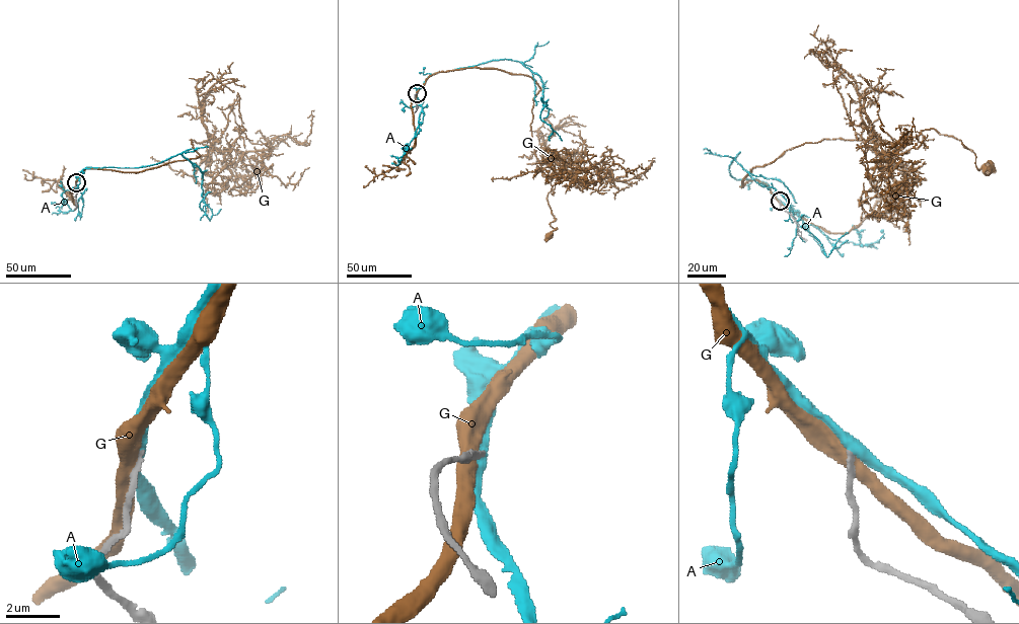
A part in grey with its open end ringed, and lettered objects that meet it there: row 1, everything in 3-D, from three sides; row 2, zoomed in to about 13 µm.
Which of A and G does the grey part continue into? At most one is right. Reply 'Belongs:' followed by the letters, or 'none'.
Belongs: none

